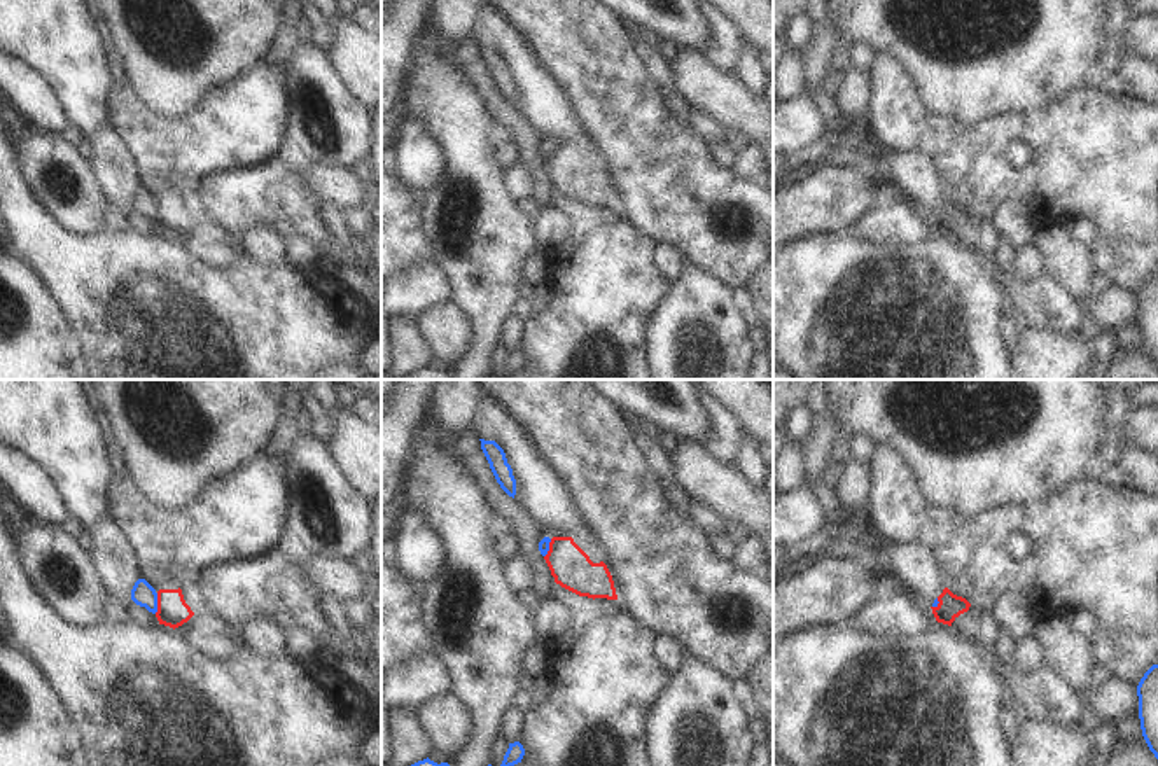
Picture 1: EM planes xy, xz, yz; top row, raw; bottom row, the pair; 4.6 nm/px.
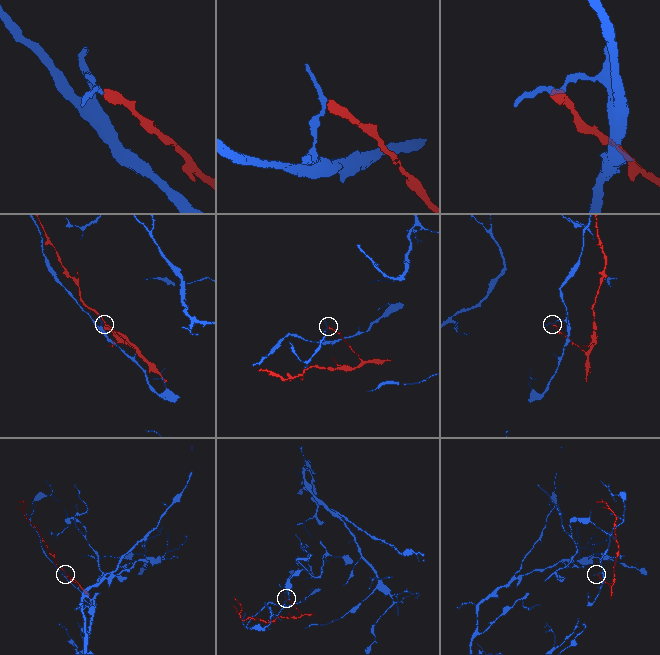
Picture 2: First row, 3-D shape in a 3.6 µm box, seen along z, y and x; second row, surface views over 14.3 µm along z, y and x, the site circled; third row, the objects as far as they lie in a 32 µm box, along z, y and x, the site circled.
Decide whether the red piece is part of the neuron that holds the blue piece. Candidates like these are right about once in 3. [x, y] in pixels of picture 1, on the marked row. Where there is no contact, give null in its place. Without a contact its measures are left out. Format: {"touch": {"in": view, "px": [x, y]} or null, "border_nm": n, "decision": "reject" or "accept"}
{"touch": {"in": "xy", "px": [156, 604]}, "border_nm": 100, "decision": "reject"}

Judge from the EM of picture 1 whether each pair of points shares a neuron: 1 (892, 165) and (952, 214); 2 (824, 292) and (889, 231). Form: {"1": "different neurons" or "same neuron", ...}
{"1": "same neuron", "2": "different neurons"}

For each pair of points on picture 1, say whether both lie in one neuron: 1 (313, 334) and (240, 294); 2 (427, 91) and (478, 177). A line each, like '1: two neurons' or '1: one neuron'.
1: one neuron
2: one neuron

